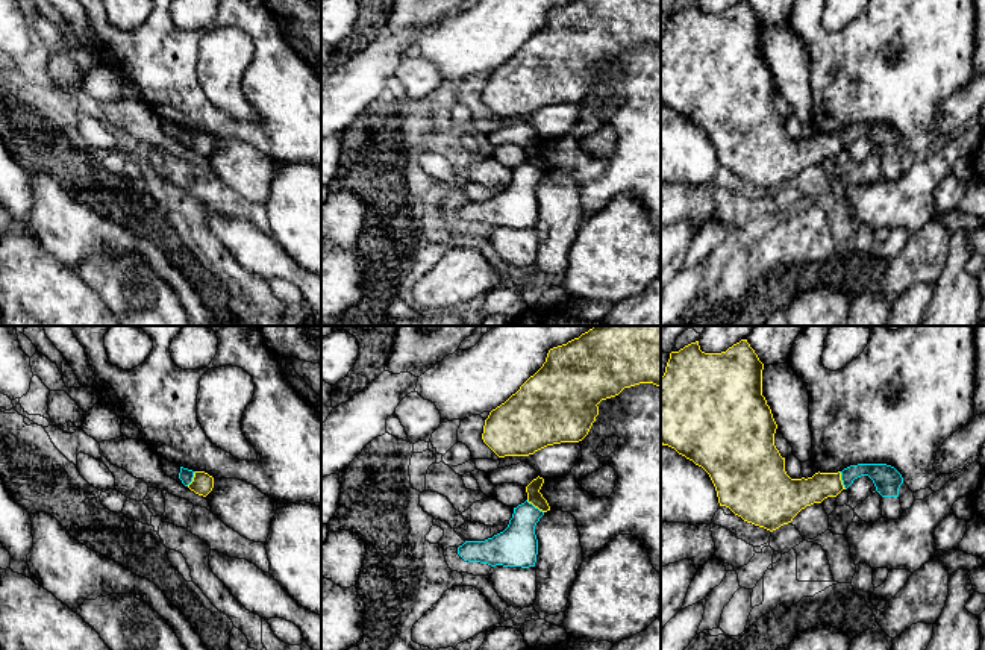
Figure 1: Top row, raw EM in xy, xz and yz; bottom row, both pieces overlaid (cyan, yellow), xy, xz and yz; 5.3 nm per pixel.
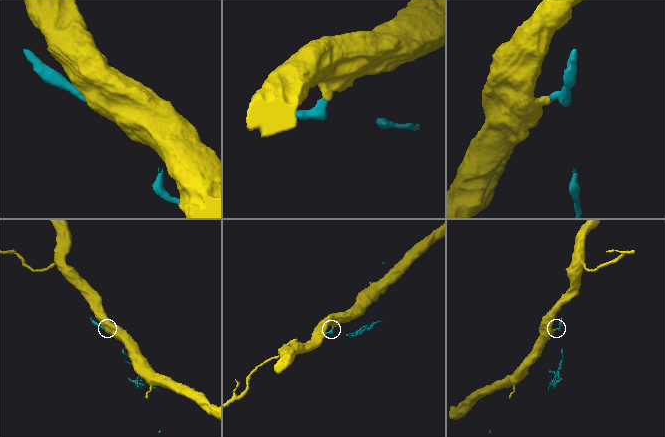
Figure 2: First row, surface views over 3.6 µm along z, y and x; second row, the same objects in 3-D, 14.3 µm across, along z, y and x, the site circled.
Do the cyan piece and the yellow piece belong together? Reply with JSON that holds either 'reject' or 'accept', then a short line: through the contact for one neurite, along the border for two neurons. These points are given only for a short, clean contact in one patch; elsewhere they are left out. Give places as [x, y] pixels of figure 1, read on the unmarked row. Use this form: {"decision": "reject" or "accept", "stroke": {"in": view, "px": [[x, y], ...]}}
{"decision": "reject", "stroke": {"in": "yz", "px": [[838, 132], [846, 149]]}}

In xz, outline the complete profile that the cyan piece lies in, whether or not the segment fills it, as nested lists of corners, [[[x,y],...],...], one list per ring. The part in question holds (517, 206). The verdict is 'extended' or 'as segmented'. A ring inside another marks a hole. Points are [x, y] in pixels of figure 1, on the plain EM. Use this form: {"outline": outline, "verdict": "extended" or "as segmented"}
{"outline": [[[527,161],[514,168],[508,188],[485,202],[465,202],[458,208],[458,215],[468,223],[488,224],[491,227],[535,227],[538,200],[535,186],[544,176]]], "verdict": "as segmented"}

